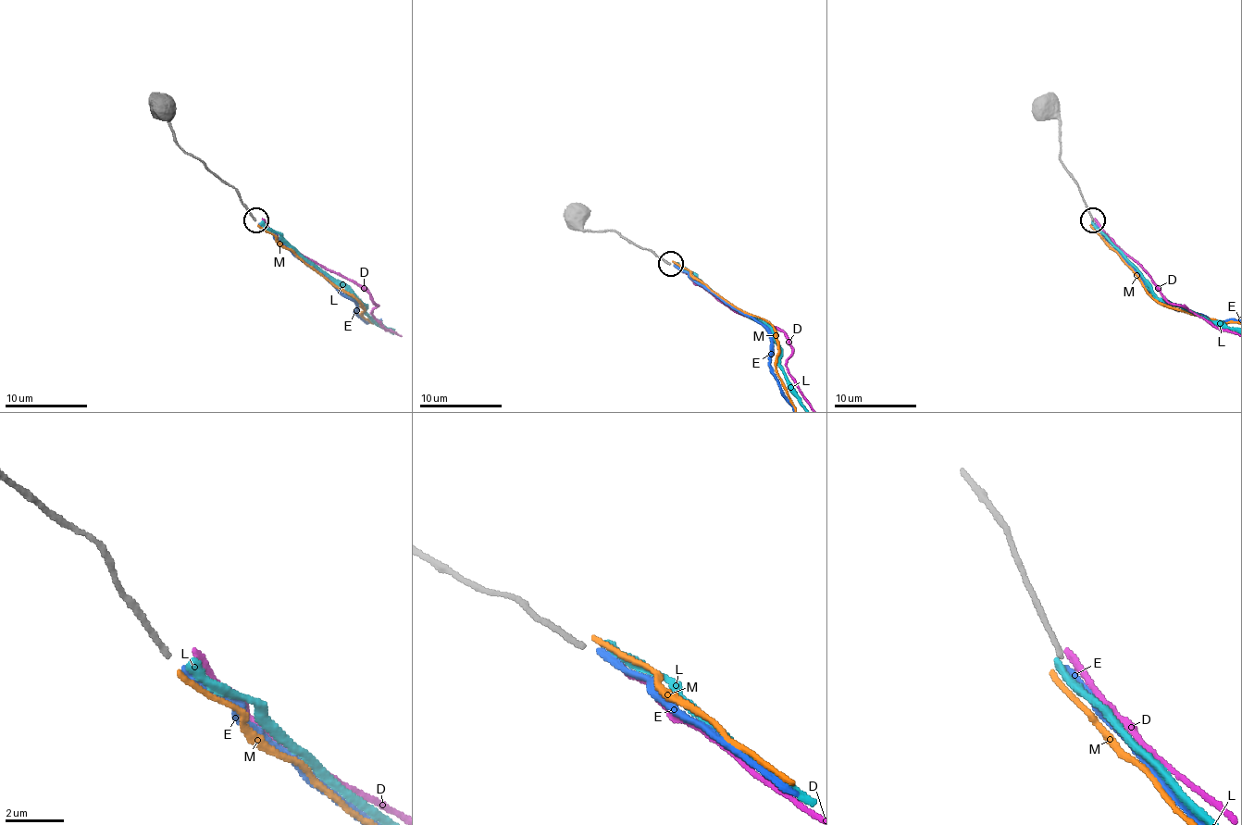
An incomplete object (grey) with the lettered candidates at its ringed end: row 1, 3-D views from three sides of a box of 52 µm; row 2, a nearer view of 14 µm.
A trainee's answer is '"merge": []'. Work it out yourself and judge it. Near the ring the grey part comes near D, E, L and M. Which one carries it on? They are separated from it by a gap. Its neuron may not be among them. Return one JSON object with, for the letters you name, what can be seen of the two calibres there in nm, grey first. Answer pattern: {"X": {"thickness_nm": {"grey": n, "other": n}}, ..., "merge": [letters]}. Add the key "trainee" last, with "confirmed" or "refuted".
{"merge": [], "trainee": "confirmed"}

